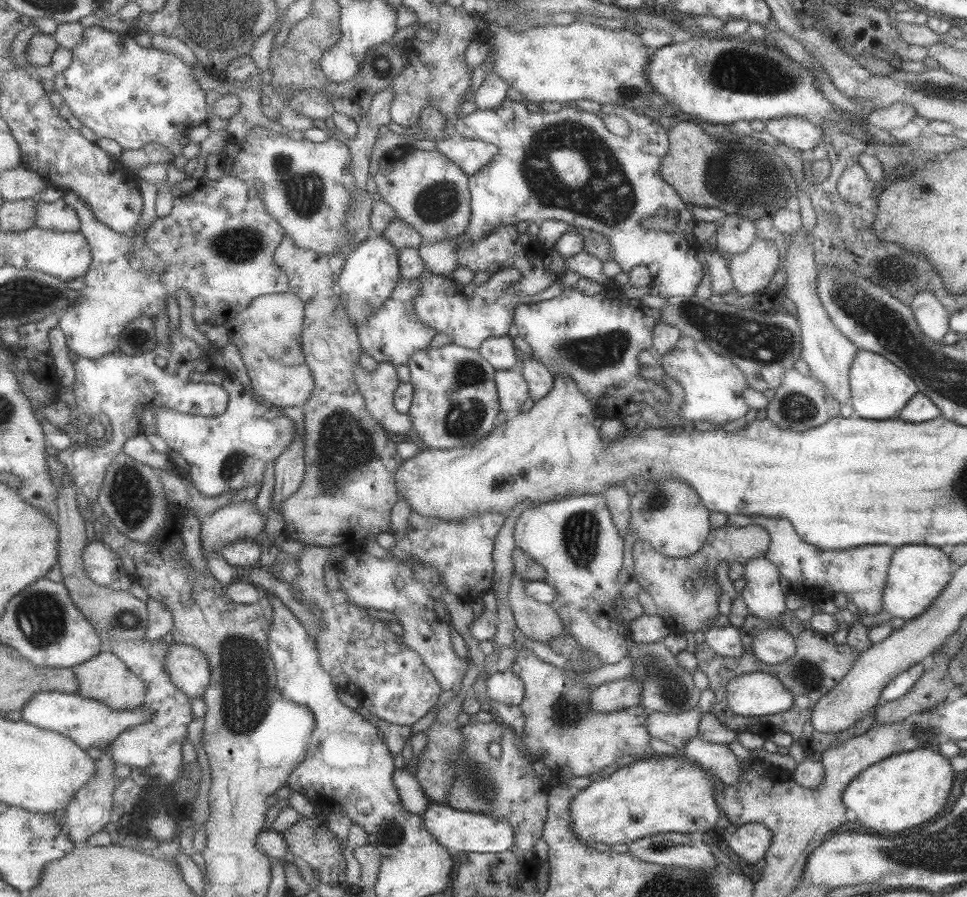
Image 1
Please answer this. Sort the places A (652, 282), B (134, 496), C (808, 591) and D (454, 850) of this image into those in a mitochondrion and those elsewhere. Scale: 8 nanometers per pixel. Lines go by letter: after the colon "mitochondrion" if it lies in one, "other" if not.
A: other
B: mitochondrion
C: other
D: other

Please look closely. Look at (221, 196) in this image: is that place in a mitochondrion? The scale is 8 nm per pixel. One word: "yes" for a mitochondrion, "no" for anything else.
no

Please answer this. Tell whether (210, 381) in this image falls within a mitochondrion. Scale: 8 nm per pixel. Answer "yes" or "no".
no

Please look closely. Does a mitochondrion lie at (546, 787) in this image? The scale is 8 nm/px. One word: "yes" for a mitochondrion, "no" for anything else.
no

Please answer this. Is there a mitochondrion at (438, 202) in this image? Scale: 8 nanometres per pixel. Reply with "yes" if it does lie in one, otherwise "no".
yes

